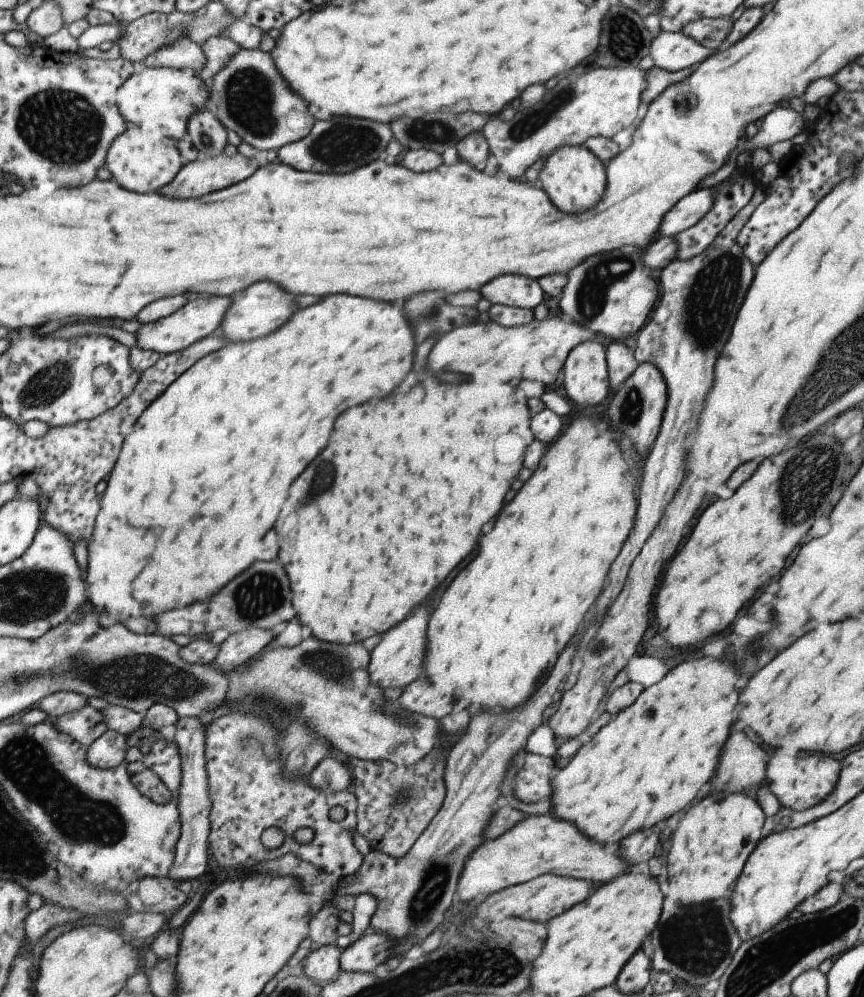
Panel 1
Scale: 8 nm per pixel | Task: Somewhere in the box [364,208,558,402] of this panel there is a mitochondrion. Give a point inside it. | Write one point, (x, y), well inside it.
(427, 315)

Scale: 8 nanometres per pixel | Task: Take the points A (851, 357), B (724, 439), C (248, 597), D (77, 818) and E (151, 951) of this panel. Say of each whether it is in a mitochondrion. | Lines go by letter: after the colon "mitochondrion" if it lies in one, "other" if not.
A: mitochondrion
B: other
C: mitochondrion
D: mitochondrion
E: other

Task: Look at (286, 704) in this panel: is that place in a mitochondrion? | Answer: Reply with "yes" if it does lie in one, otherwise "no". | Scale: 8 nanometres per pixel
yes

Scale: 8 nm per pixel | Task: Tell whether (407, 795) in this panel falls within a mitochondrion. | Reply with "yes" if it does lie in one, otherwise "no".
yes

